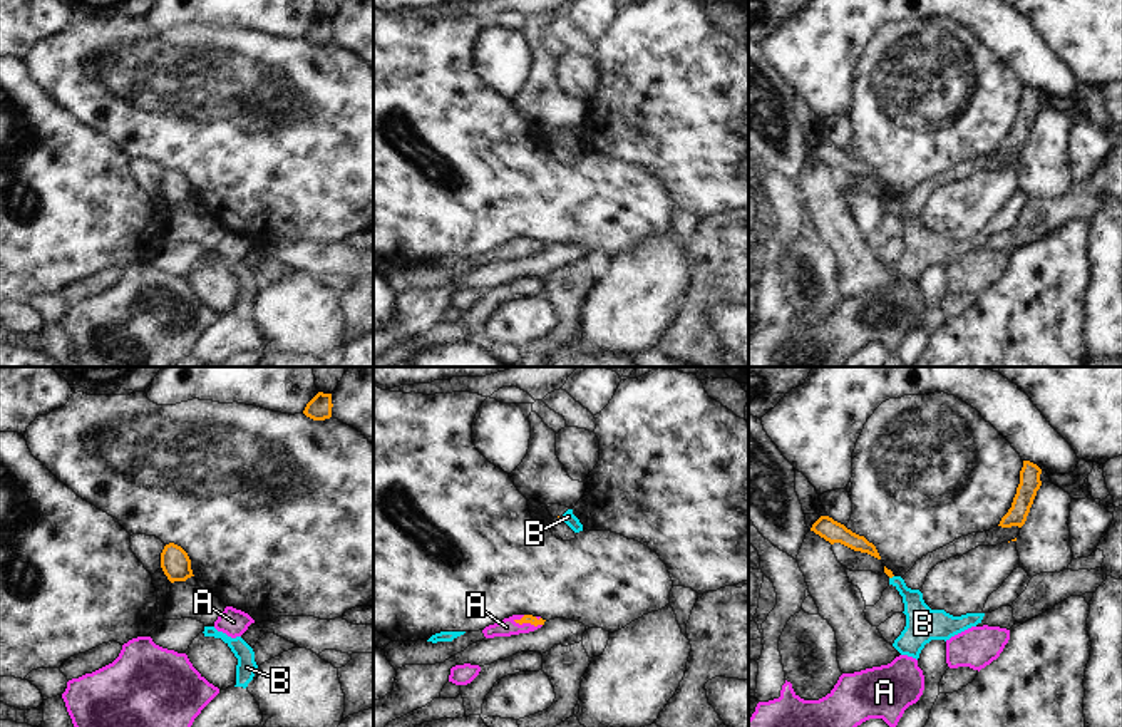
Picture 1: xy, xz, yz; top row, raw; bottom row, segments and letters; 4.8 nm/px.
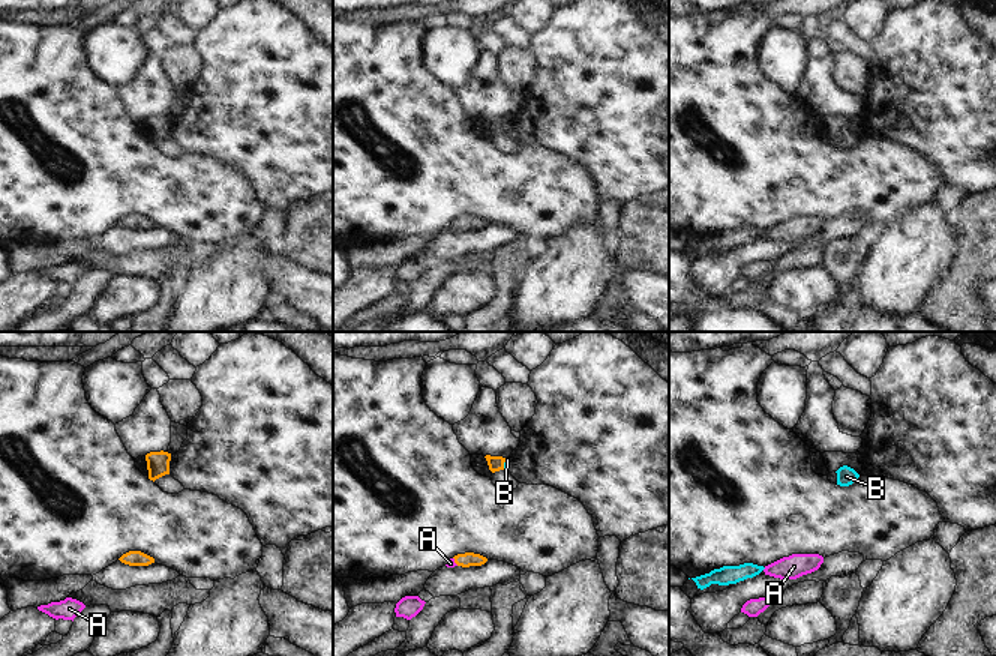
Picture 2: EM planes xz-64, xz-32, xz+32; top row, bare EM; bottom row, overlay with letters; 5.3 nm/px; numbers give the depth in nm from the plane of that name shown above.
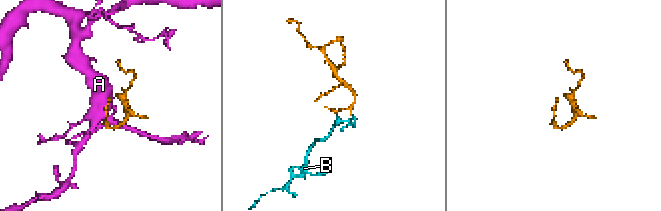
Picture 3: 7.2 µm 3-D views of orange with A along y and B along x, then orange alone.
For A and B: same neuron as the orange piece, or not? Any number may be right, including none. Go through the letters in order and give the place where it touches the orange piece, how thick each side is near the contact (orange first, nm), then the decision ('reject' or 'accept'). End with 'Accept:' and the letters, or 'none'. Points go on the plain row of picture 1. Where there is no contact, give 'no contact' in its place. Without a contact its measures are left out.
A: contact xz (528, 247); calibres 50 and 90 nm; accept
B: contact yz (891, 201); calibres 30 and 140 nm; reject
Accept: A

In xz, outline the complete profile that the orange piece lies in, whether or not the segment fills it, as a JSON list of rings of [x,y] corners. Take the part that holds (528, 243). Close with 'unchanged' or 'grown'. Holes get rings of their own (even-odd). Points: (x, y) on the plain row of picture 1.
[[[512,240],[482,255],[486,263],[529,258],[544,250],[546,245],[533,240]]] | grown

